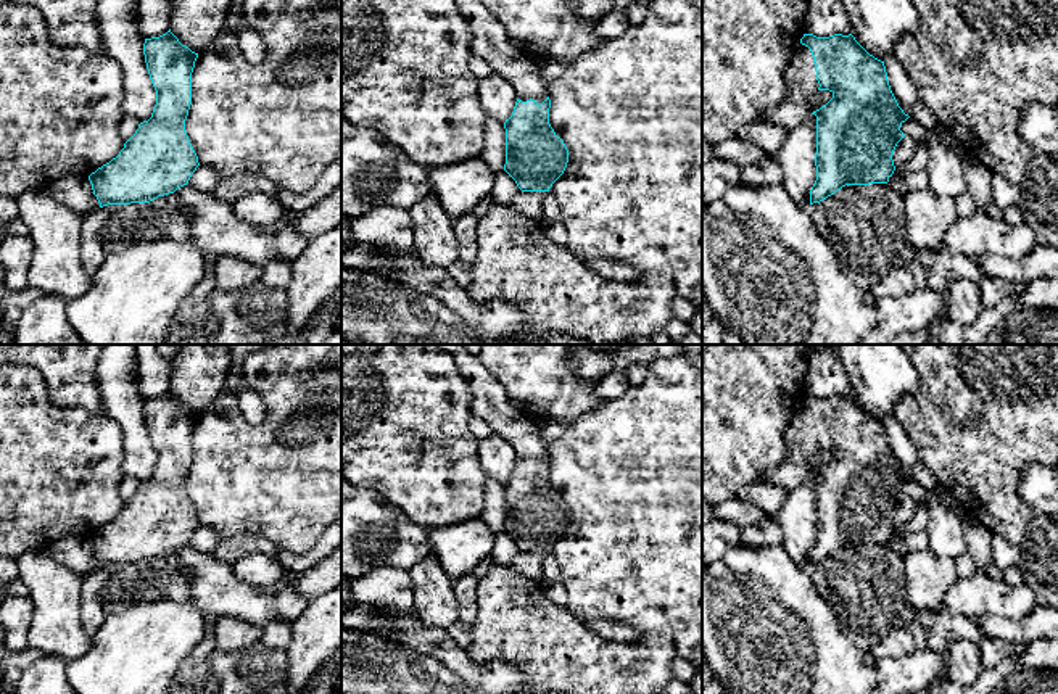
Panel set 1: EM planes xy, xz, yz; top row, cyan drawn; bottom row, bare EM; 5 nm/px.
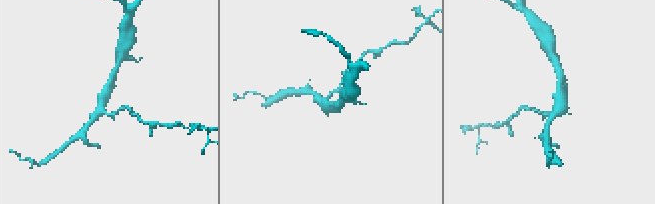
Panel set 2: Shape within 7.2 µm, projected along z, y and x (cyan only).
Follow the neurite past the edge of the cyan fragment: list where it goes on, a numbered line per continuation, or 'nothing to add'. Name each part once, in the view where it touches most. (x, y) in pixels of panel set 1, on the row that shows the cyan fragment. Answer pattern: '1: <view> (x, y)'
1: yz (801, 78)

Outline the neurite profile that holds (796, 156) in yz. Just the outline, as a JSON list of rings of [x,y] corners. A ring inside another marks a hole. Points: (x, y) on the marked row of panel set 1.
[[[816,116],[810,118],[792,129],[781,148],[775,153],[775,159],[781,166],[783,182],[789,198],[802,206],[810,206],[810,190],[816,180]]]

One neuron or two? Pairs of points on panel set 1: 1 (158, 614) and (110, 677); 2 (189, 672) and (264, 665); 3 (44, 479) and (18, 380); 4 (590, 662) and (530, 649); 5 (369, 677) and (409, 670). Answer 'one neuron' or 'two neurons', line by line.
1: one neuron
2: one neuron
3: one neuron
4: one neuron
5: one neuron

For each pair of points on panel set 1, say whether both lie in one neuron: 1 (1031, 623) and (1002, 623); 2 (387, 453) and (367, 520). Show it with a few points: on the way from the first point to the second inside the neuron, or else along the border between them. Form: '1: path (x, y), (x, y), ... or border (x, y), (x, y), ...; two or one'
1: path (1024, 625), (1008, 625); one
2: border (358, 487), (376, 490), (405, 516); two

